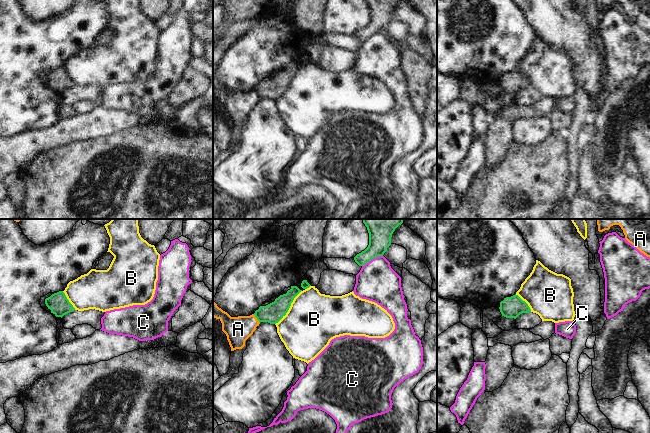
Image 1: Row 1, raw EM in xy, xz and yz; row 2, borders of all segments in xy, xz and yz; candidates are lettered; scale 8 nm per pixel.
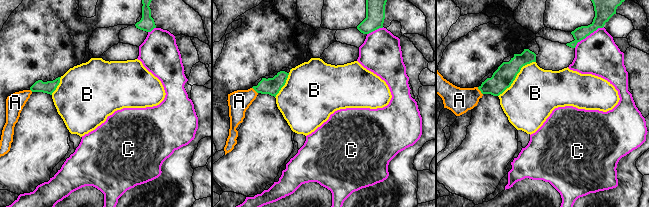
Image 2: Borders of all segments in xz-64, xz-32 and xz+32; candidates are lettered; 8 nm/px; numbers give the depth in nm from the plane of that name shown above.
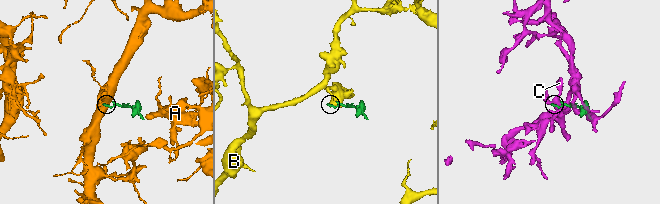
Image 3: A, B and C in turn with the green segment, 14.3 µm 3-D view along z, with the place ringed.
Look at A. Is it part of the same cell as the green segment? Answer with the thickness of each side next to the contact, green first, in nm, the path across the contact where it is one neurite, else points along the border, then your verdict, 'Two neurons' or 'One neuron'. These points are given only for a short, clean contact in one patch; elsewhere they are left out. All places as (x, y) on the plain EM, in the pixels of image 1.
Thickness 160 nm (green) against 200 nm. Boundary: xz (253, 90), (259, 98). Two neurons

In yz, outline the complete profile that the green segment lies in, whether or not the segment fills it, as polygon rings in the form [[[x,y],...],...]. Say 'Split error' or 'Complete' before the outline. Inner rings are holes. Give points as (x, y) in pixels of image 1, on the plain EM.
Complete. [[[516,70],[511,73],[504,74],[504,76],[500,78],[499,85],[502,92],[514,95],[522,89],[531,88],[528,80]]]

